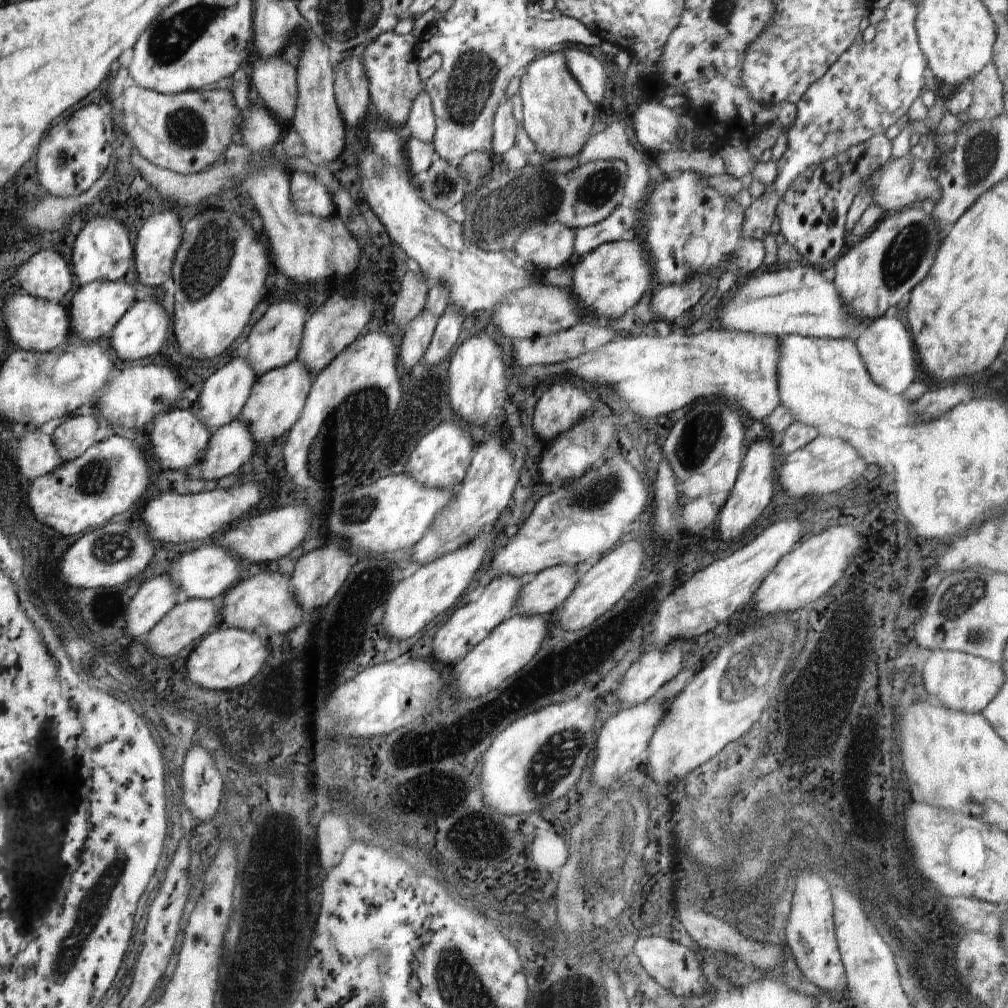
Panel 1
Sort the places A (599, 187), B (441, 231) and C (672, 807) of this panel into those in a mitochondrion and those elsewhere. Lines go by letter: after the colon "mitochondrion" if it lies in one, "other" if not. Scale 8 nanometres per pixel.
A: mitochondrion
B: other
C: other

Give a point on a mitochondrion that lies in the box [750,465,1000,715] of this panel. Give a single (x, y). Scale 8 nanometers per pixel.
(950, 606)

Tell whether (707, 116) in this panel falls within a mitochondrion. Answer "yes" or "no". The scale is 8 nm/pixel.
no

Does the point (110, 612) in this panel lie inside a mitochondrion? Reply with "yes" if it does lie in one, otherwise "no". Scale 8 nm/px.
no

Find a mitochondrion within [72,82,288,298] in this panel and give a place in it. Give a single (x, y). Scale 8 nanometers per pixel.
(184, 128)

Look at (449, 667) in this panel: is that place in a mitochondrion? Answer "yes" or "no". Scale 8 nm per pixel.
no

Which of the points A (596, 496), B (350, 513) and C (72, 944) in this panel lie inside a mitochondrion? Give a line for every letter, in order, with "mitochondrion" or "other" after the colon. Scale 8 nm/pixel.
A: mitochondrion
B: mitochondrion
C: mitochondrion

